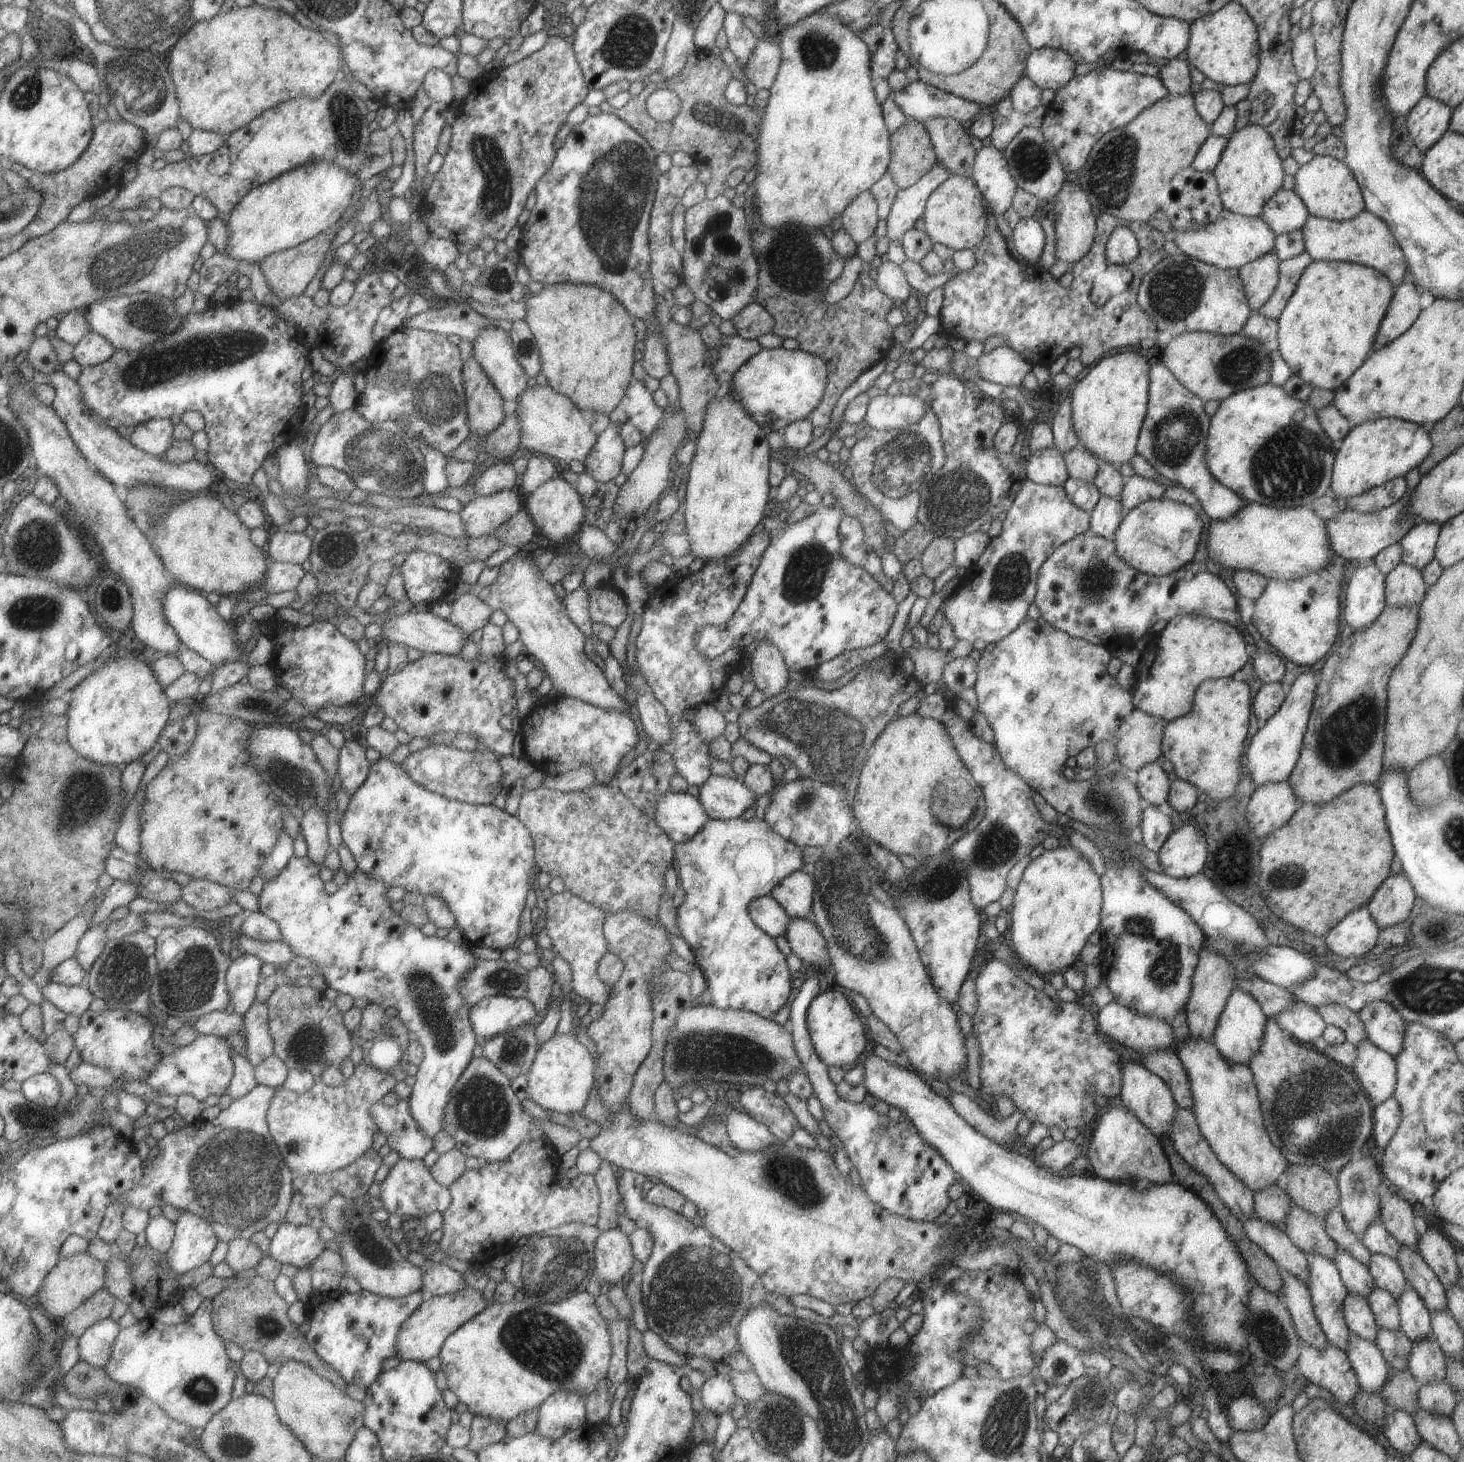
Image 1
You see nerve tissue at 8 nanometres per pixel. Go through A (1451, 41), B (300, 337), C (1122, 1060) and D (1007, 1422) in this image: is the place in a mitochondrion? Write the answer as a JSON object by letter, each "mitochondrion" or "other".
{"A":"other","B":"other","C":"other","D":"mitochondrion"}

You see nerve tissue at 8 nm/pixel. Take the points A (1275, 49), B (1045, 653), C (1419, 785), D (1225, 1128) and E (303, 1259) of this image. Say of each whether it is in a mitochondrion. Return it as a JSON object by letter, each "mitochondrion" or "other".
{"A":"mitochondrion","B":"other","C":"other","D":"other","E":"other"}

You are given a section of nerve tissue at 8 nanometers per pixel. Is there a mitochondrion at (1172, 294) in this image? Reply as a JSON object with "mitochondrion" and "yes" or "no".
{"mitochondrion":"yes"}

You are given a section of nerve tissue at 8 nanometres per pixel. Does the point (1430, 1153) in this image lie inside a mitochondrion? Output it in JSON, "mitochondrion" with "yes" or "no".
{"mitochondrion":"no"}

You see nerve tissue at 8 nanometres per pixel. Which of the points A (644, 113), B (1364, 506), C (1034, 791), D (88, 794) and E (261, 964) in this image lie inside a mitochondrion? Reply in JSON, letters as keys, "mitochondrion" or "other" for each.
{"A":"other","B":"other","C":"other","D":"mitochondrion","E":"other"}

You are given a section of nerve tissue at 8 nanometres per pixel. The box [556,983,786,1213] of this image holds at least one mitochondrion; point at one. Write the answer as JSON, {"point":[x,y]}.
{"point":[734,1052]}

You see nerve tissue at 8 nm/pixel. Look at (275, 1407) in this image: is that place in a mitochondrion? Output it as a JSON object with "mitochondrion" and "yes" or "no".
{"mitochondrion":"no"}

